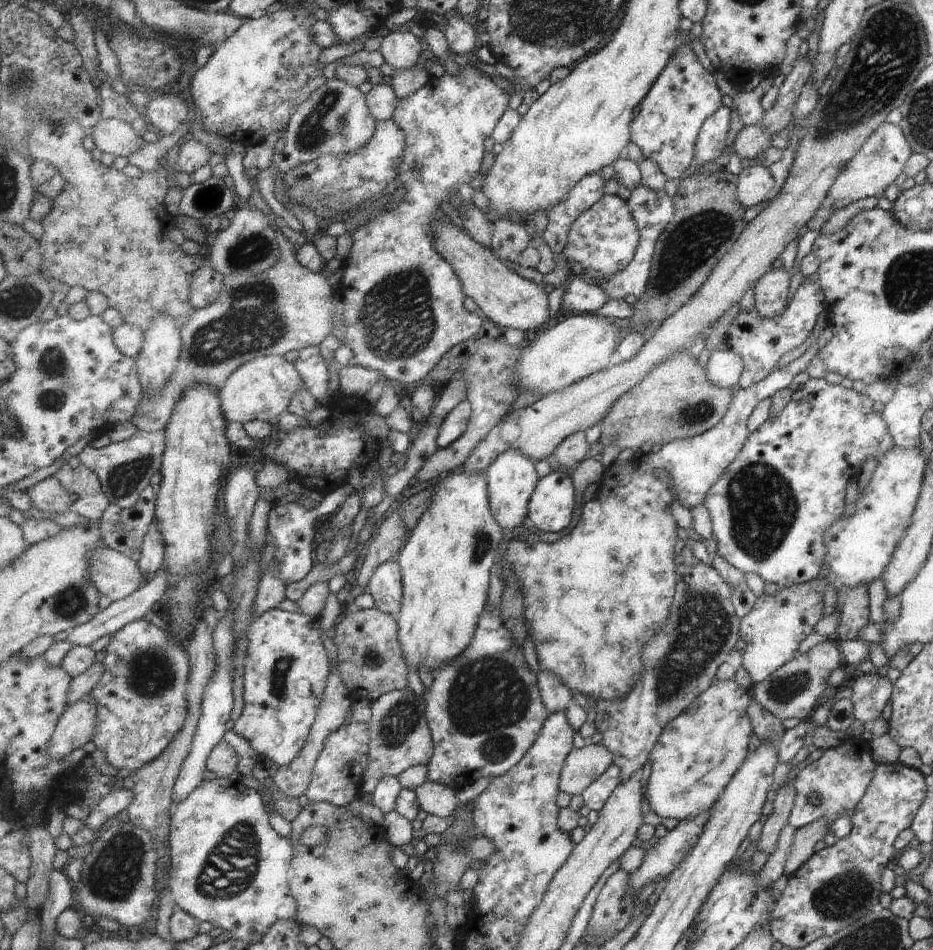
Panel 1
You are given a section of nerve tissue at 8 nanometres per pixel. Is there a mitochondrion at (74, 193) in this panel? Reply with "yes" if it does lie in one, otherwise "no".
no

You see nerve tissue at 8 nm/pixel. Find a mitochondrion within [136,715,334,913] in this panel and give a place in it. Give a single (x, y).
(235, 865)

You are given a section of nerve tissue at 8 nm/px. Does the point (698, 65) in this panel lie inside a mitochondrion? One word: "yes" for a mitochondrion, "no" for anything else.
no

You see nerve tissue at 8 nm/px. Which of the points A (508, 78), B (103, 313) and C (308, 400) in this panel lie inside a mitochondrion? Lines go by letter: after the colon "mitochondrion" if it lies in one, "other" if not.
A: other
B: other
C: other

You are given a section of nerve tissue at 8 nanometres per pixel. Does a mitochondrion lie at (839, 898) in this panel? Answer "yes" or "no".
yes

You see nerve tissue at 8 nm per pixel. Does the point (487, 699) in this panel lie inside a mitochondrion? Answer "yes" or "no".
yes

